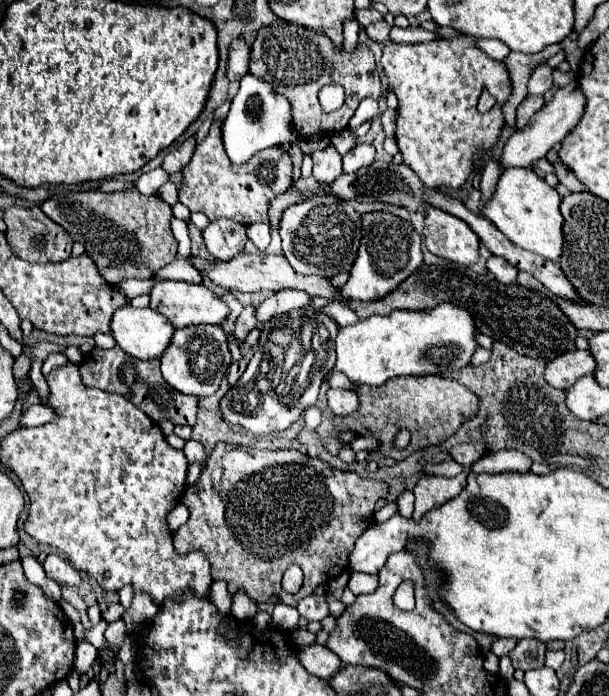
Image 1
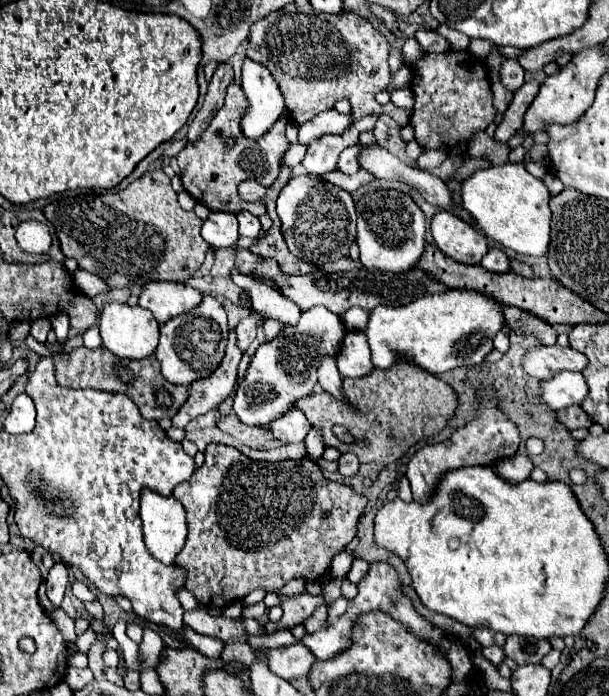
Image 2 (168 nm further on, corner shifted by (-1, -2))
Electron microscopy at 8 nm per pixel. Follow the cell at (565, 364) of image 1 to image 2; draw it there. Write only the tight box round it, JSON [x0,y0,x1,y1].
[522,344,588,380]

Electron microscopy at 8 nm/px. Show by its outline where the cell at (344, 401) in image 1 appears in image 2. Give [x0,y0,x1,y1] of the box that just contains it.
[316,356,346,400]

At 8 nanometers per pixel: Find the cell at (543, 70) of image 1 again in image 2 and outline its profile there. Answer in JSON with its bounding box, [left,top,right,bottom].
[500,60,524,92]

